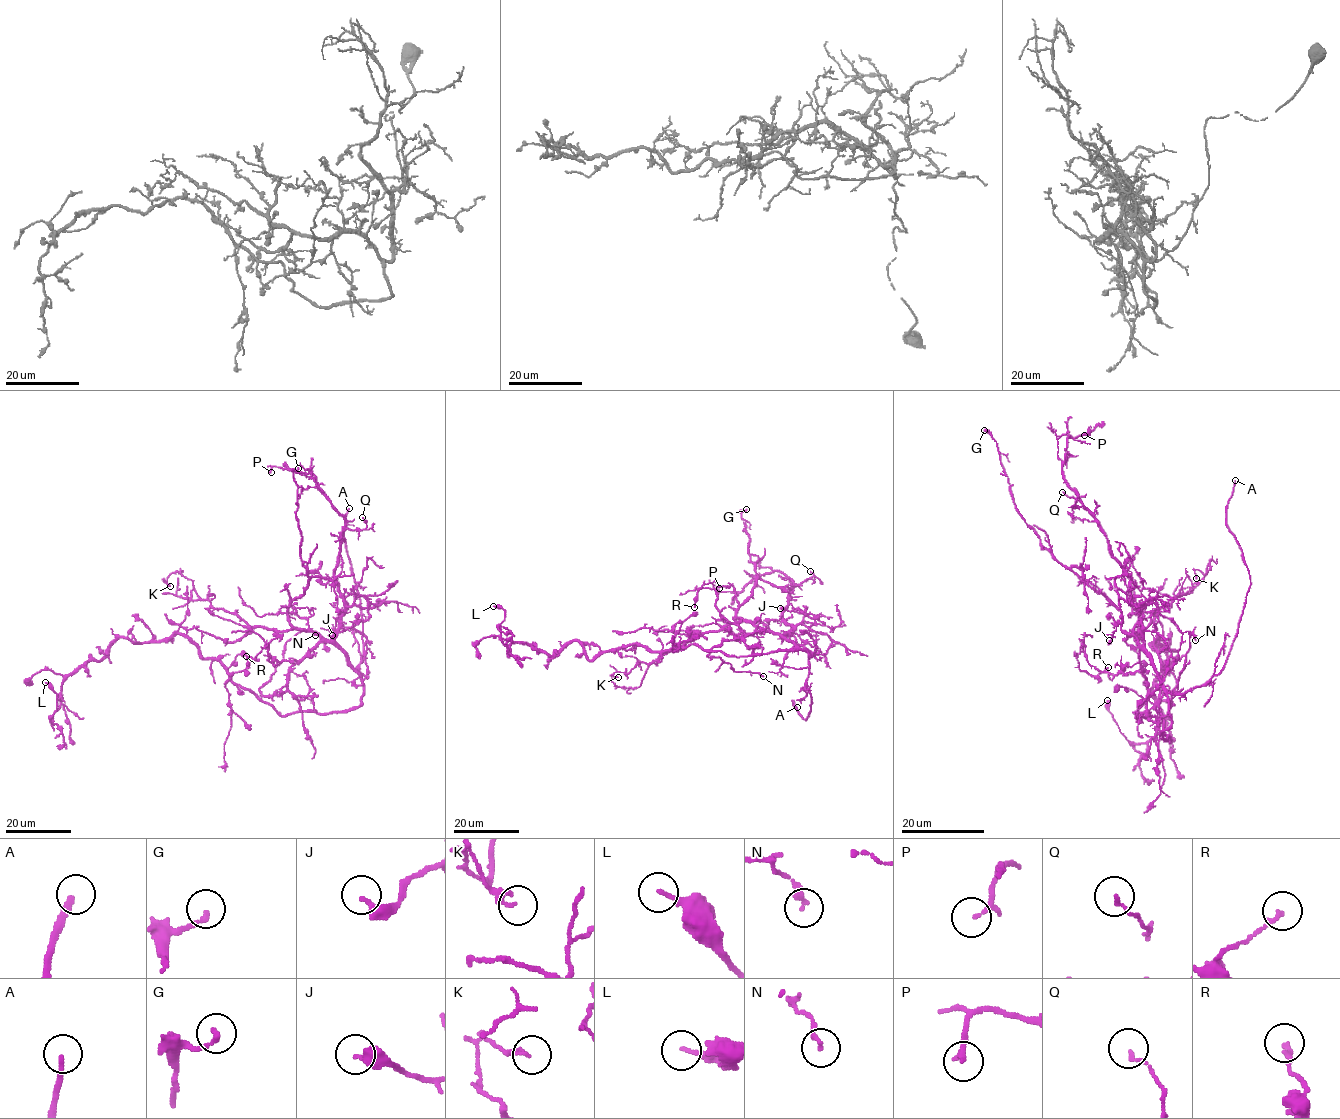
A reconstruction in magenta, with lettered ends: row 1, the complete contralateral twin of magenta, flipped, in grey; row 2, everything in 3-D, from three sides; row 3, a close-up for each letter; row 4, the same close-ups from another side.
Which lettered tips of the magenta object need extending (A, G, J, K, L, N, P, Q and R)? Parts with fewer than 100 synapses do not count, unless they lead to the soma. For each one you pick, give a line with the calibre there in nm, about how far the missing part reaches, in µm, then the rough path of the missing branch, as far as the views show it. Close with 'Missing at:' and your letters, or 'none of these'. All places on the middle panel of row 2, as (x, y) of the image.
A: 200 nm | 30 µm | (797, 707), (828, 706), (836, 715), (836, 736), (832, 737)
Missing at: A

